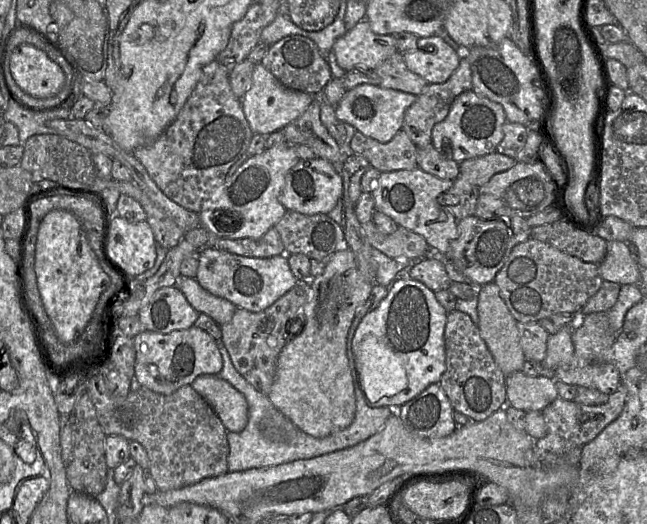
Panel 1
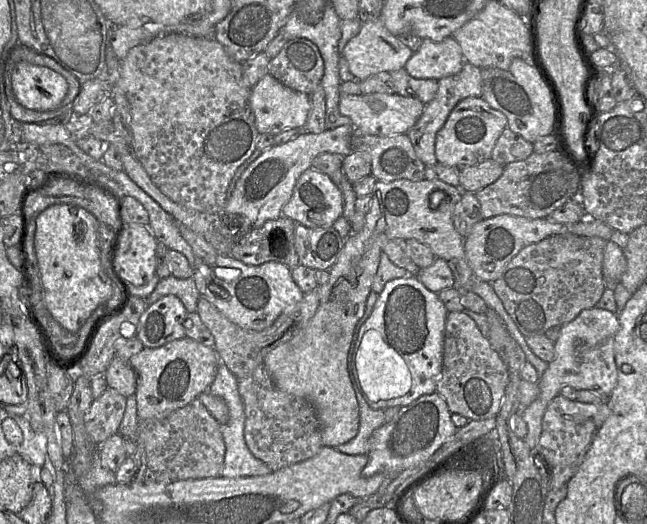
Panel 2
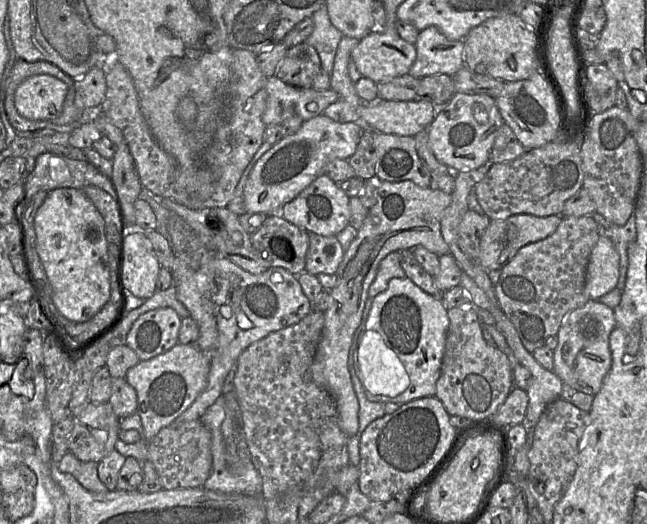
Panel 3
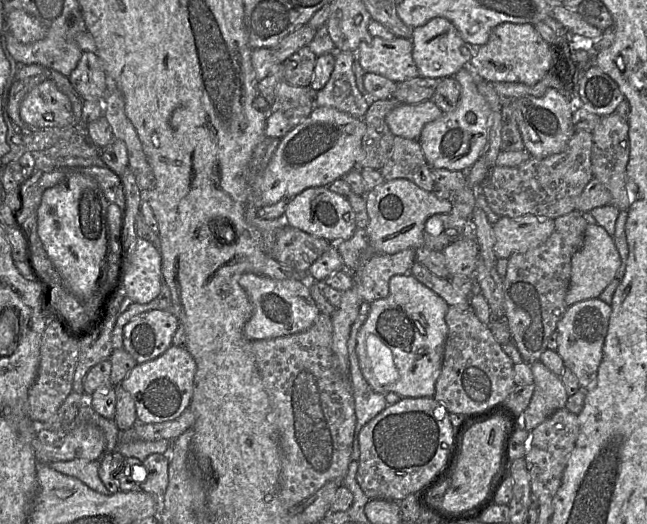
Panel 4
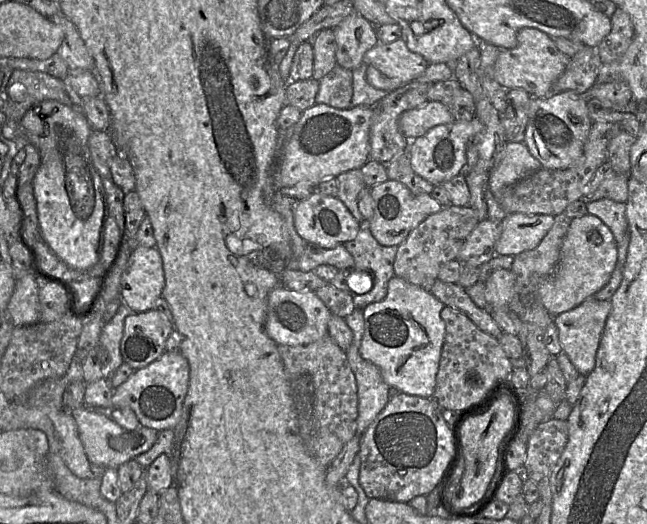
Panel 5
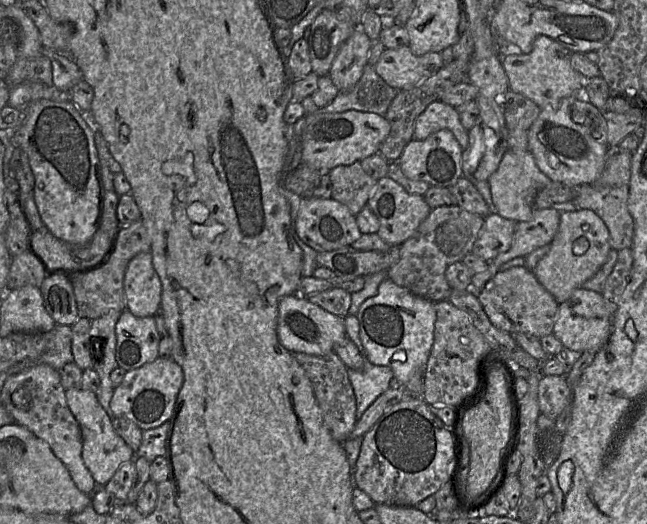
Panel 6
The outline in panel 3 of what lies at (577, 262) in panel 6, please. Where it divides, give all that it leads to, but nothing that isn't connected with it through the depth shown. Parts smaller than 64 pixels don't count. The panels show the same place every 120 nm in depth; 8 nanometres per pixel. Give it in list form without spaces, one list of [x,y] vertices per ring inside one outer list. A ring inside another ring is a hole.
[[[599,237],[591,251],[585,275],[585,295],[597,300],[613,290],[619,279],[619,254],[611,239]]]

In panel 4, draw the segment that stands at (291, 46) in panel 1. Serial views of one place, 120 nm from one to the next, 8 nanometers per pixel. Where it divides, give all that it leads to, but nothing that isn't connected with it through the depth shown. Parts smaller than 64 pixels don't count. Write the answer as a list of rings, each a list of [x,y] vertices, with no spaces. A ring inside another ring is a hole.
[[[304,46],[283,63],[283,80],[293,86],[309,86],[313,79],[317,56],[308,46]]]

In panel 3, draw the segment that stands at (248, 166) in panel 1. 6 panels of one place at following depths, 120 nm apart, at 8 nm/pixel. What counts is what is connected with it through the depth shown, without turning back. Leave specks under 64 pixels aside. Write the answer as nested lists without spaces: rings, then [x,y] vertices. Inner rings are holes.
[[[323,114],[304,121],[296,133],[283,137],[272,145],[254,165],[244,188],[244,208],[246,212],[268,215],[277,213],[322,174],[328,162],[336,158],[348,160],[356,151],[362,130],[362,123],[340,123]]]

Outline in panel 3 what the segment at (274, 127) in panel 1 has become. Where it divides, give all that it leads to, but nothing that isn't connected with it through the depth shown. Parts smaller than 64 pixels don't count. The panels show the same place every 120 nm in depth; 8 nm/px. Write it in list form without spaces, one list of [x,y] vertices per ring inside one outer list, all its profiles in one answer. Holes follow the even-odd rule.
[[[276,76],[267,78],[268,93],[262,120],[265,126],[280,125],[284,120],[299,116],[304,121],[323,114],[325,108],[339,98],[332,89],[316,91],[312,87],[299,88],[284,83]]]

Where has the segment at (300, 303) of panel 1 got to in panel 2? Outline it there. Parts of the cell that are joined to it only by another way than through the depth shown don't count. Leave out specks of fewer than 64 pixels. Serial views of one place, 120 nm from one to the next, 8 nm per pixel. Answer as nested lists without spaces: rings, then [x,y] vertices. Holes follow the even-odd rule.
[[[318,287],[304,293],[303,298],[294,306],[286,308],[276,320],[261,331],[245,329],[225,317],[208,299],[200,297],[197,312],[214,336],[214,348],[219,360],[223,361],[231,372],[239,379],[249,377],[261,364],[267,354],[279,344],[290,339],[294,327],[305,324],[316,313],[320,304]]]

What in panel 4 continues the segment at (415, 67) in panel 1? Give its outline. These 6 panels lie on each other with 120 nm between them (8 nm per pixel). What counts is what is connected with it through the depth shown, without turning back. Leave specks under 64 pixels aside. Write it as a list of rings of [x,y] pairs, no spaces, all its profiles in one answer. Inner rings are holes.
[[[436,17],[423,26],[413,28],[411,41],[413,44],[412,57],[418,68],[419,76],[442,79],[454,77],[464,68],[476,53],[476,47],[465,42],[455,26],[446,18]]]

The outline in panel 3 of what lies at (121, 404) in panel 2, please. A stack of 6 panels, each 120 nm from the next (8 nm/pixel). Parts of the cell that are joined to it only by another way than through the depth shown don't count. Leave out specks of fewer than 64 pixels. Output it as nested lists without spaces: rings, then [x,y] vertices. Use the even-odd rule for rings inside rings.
[[[88,401],[79,411],[73,412],[73,429],[68,439],[68,450],[79,460],[99,463],[114,448],[120,432],[120,418],[109,402]]]

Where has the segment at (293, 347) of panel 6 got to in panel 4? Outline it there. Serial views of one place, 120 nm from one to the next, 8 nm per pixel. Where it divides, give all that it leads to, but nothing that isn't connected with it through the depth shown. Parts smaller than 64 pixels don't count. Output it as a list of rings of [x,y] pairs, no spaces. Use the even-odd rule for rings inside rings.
[[[243,273],[239,284],[252,304],[251,317],[244,326],[244,335],[249,340],[263,340],[302,332],[310,328],[321,313],[311,297],[306,280],[277,280],[261,274]]]

